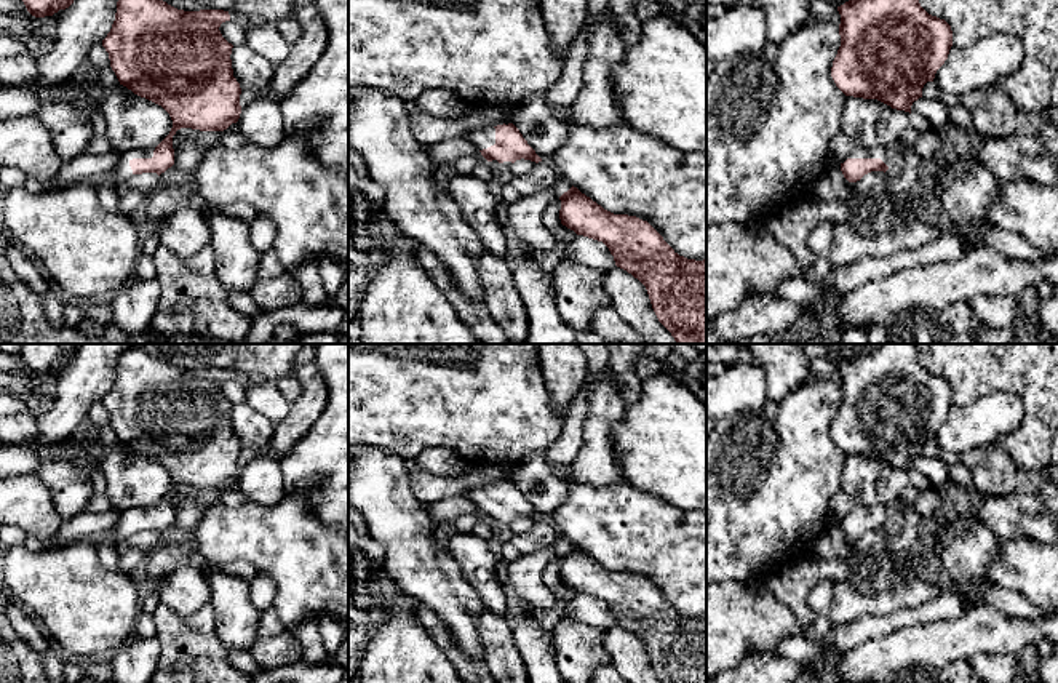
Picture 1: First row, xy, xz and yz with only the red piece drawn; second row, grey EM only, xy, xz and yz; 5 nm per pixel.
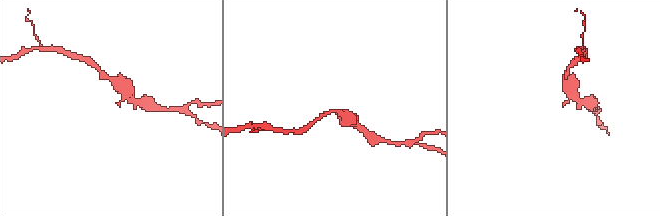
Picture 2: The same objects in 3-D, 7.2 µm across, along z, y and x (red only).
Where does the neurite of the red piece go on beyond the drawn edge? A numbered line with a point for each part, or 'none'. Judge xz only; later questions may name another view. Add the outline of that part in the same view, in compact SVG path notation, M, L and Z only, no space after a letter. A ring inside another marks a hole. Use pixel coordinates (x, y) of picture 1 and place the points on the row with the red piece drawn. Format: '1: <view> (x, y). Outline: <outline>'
1: xz (483, 138). Outline: M486 126L481 130L475 130L463 136L468 142L471 142L478 150L487 149L495 144L495 128Z

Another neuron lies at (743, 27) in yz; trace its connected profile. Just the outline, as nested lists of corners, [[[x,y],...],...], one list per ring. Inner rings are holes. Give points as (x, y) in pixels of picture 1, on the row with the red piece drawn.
[[[742,0],[726,8],[722,16],[706,21],[706,78],[724,58],[762,50],[767,42],[767,14],[759,3]]]

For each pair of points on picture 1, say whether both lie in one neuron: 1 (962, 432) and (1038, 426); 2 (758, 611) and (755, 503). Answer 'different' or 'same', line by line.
1: different
2: different

